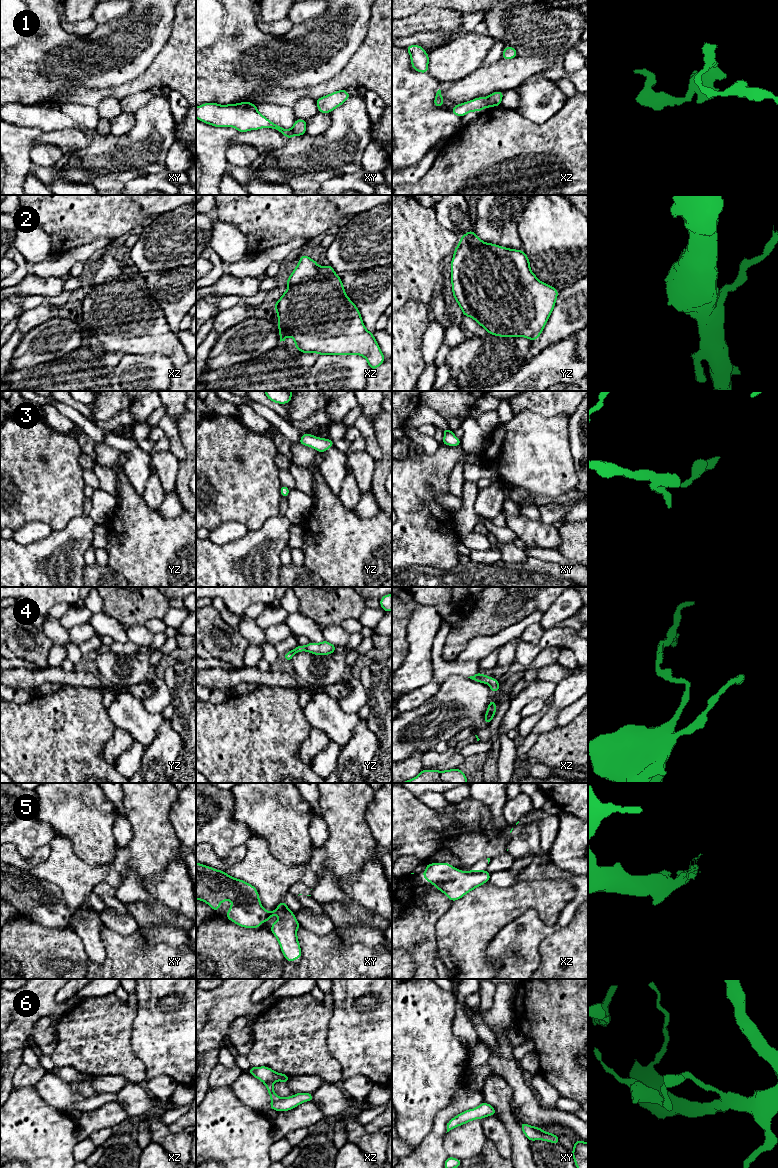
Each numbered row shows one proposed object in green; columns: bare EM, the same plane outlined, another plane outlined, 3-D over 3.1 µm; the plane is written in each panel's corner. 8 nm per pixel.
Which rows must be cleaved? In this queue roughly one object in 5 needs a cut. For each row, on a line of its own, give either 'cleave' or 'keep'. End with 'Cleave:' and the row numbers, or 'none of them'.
1: cleave
2: keep
3: keep
4: keep
5: cleave
6: keep
Cleave: 1, 5

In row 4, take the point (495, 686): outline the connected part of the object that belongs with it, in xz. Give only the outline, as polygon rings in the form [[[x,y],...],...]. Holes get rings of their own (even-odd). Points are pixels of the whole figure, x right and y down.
[[[480,672],[468,678],[480,683],[488,684],[493,693],[496,693],[500,689],[500,684],[497,679],[483,675]]]

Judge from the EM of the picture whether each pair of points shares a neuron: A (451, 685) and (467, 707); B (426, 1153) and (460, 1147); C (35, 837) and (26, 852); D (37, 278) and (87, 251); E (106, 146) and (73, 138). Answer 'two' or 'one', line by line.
A: one
B: two
C: one
D: one
E: two

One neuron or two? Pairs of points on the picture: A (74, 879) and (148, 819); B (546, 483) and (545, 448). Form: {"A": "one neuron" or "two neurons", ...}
{"A": "one neuron", "B": "one neuron"}

